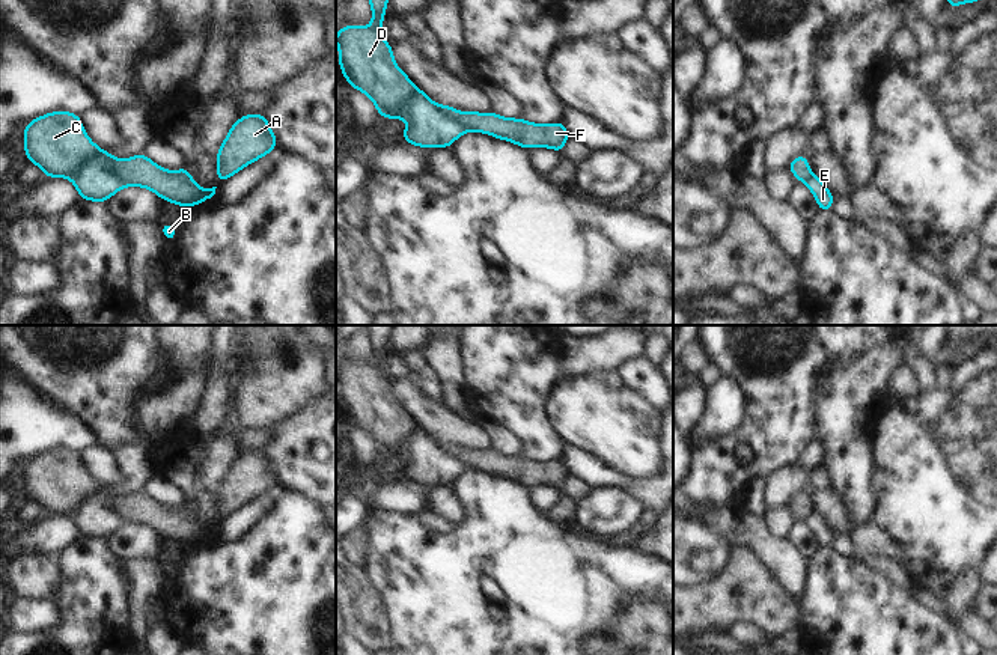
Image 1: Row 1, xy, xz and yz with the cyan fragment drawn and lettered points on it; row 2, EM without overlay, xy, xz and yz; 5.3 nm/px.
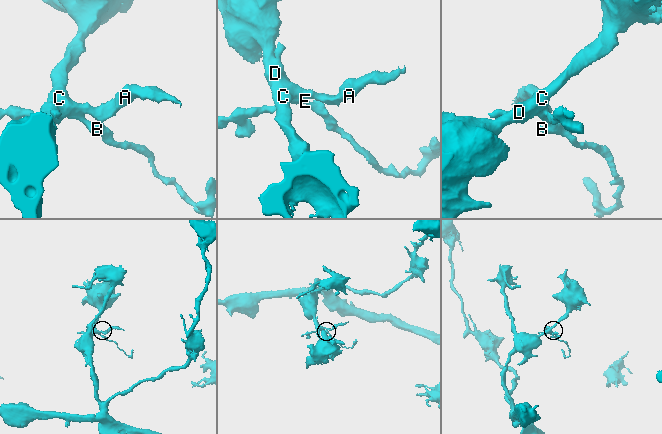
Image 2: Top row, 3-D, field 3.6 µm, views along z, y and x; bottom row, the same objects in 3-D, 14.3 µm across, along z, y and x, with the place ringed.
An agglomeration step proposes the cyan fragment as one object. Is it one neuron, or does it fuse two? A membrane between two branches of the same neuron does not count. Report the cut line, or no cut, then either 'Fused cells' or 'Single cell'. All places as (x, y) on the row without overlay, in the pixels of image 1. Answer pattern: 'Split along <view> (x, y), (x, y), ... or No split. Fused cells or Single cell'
Split along xy (71, 515), (89, 497), (103, 496), (122, 512), (127, 521). Fused cells.

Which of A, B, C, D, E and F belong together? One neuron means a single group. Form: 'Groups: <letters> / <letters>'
Groups: A C D F / B E.

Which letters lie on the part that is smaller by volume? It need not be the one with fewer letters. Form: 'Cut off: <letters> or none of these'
Cut off: B, E

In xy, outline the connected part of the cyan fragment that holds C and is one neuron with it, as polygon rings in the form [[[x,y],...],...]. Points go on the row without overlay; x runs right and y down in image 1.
[[[71,449],[47,450],[30,458],[23,468],[26,494],[48,515],[72,515],[89,497],[102,495],[111,507],[123,512],[127,522],[152,527],[173,542],[194,544],[215,532],[217,524],[200,527],[185,501],[170,509],[143,489],[116,497],[87,474],[80,453]]]

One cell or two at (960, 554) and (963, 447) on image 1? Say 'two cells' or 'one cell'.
one cell

